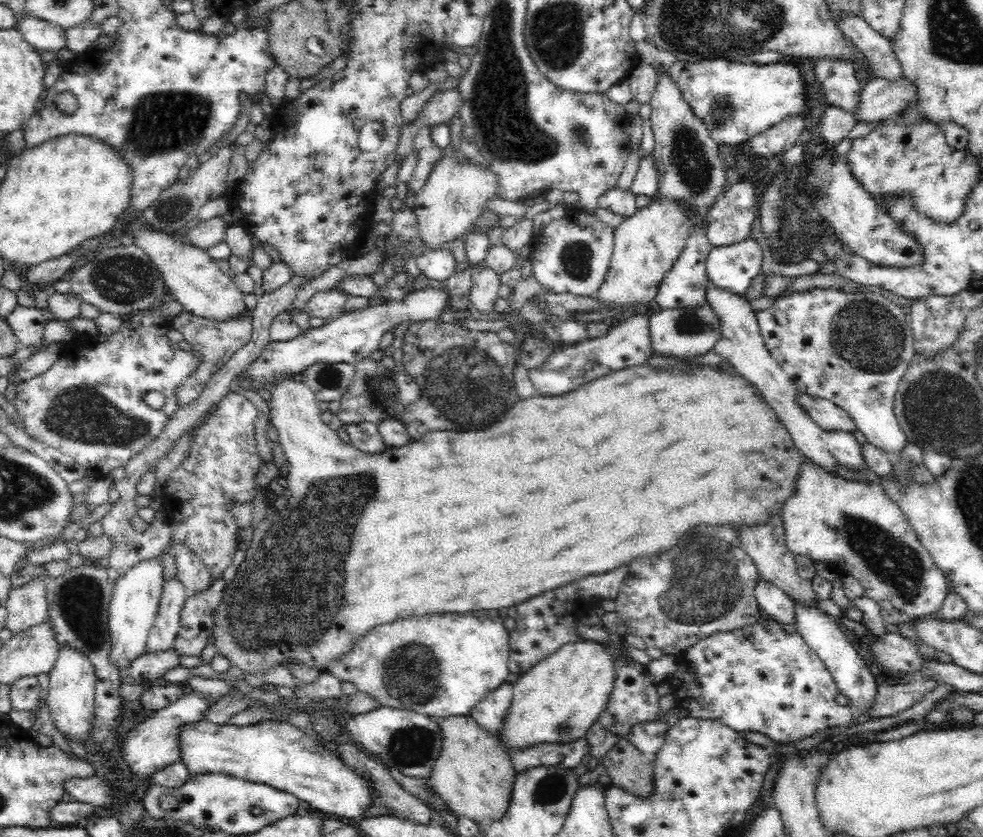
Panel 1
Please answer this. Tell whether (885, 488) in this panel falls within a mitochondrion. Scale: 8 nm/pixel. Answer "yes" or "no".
no

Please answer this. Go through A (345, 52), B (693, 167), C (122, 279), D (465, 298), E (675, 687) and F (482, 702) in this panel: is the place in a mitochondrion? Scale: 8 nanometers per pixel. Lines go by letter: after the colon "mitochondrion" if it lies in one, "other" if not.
A: other
B: mitochondrion
C: mitochondrion
D: other
E: other
F: other

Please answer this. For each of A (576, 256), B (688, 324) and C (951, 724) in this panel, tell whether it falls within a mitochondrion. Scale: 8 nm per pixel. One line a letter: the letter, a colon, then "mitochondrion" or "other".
A: mitochondrion
B: mitochondrion
C: other

